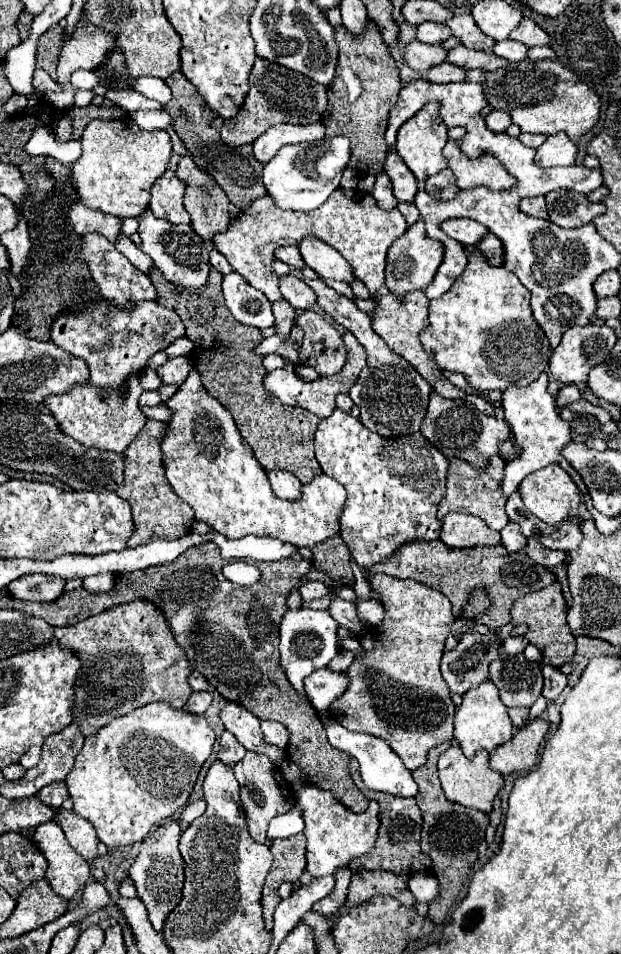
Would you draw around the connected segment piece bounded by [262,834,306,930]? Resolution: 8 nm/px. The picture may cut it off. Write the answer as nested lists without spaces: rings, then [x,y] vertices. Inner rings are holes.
[[[296,834],[286,840],[274,840],[270,846],[274,854],[274,864],[266,876],[262,890],[262,906],[264,906],[264,926],[272,930],[272,916],[282,898],[278,896],[278,888],[282,882],[296,884],[306,868],[306,838],[304,834]]]

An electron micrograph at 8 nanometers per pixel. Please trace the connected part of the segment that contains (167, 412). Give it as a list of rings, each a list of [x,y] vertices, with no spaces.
[[[160,404],[160,406],[154,406],[154,408],[150,408],[150,406],[144,406],[144,408],[142,408],[142,412],[146,414],[146,418],[160,420],[160,422],[166,422],[168,418],[172,418],[172,410],[170,410],[168,406],[164,406],[164,404]]]

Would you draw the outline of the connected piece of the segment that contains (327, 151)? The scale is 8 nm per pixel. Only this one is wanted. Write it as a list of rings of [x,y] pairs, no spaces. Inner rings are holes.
[[[346,136],[324,138],[312,144],[292,144],[284,146],[266,166],[264,166],[264,186],[274,202],[284,210],[312,212],[328,200],[328,196],[340,188],[342,172],[350,160],[350,140]]]

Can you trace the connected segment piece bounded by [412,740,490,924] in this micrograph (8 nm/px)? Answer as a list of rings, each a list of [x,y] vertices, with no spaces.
[[[452,740],[432,748],[428,752],[428,764],[424,768],[418,768],[412,772],[412,776],[418,784],[416,802],[418,802],[418,806],[422,810],[422,818],[424,818],[420,846],[422,846],[422,852],[432,858],[432,870],[440,882],[440,896],[430,904],[430,910],[428,910],[428,916],[434,924],[442,924],[446,914],[450,912],[450,908],[456,904],[458,894],[460,894],[462,886],[466,884],[468,874],[472,872],[472,868],[478,860],[478,846],[484,842],[484,830],[490,824],[488,814],[474,810],[474,808],[460,806],[456,802],[450,802],[444,796],[436,762],[438,762],[438,756],[442,752],[446,752],[450,746],[452,746]]]

